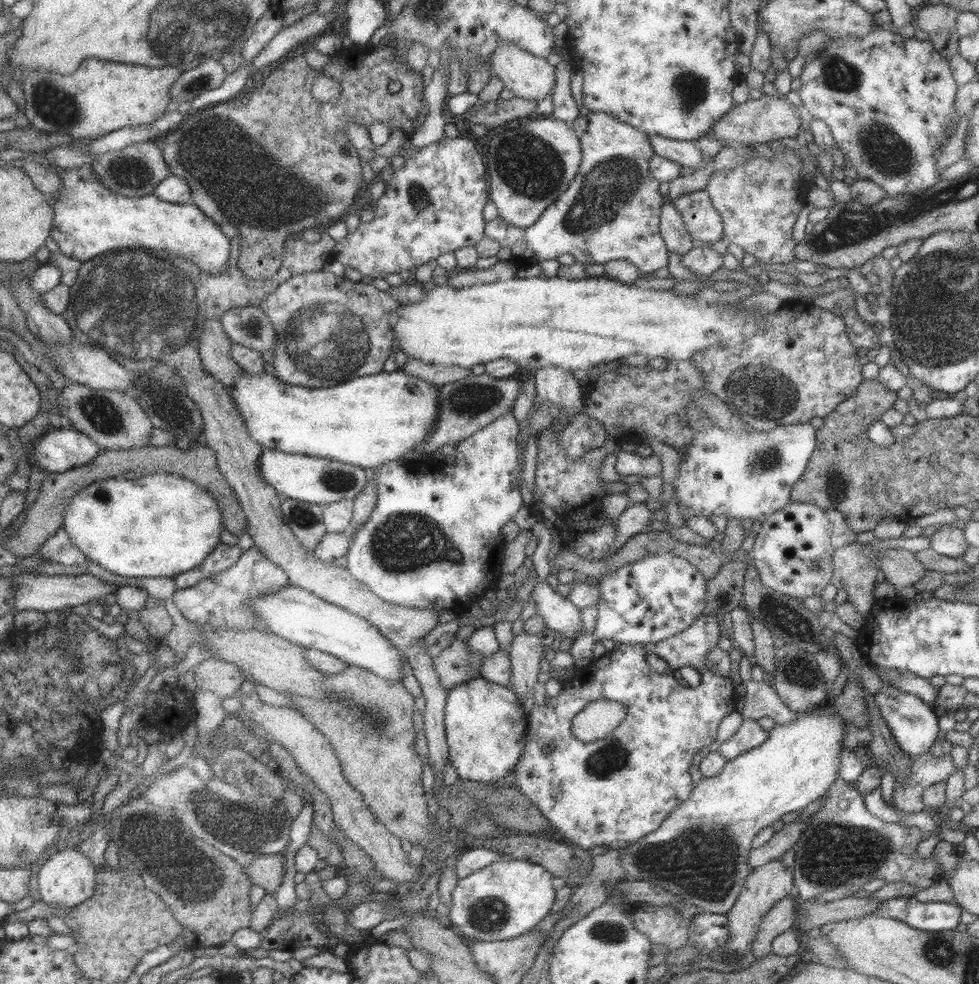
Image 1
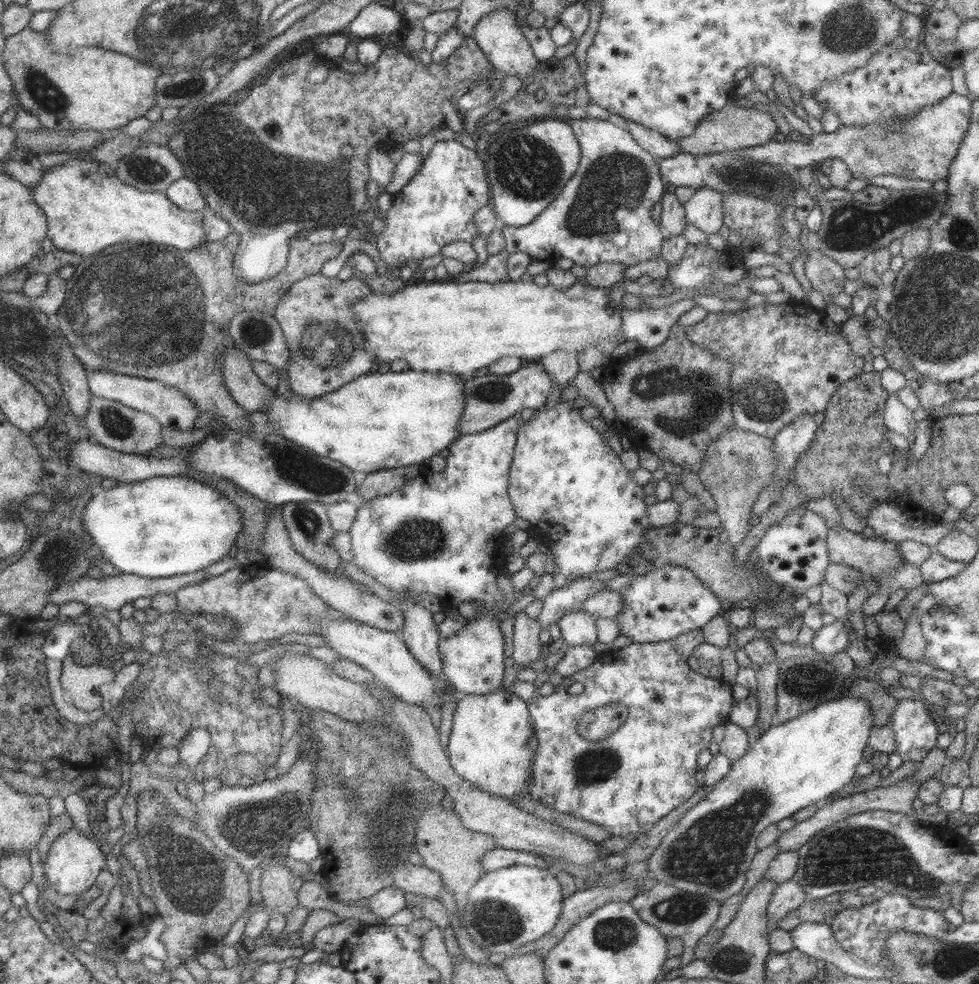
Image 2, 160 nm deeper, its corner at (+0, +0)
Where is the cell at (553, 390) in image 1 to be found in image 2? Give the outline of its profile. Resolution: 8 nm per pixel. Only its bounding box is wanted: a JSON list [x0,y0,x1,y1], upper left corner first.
[539,350,578,385]

